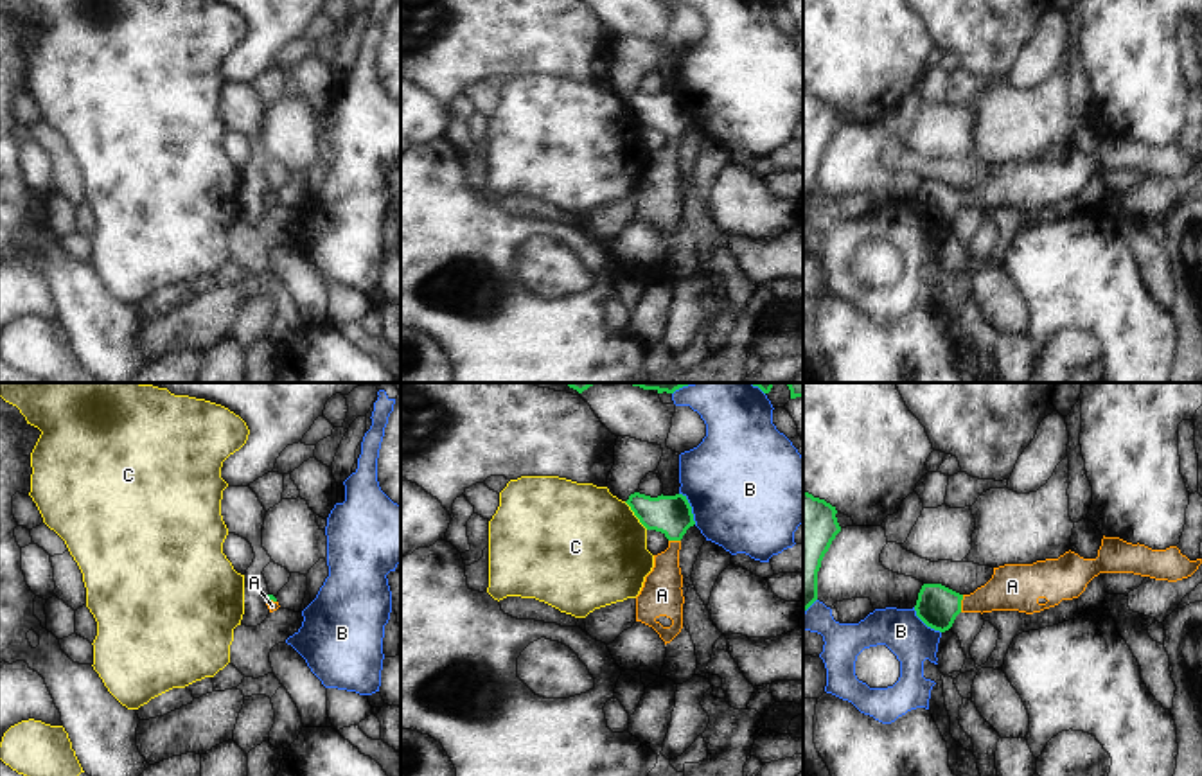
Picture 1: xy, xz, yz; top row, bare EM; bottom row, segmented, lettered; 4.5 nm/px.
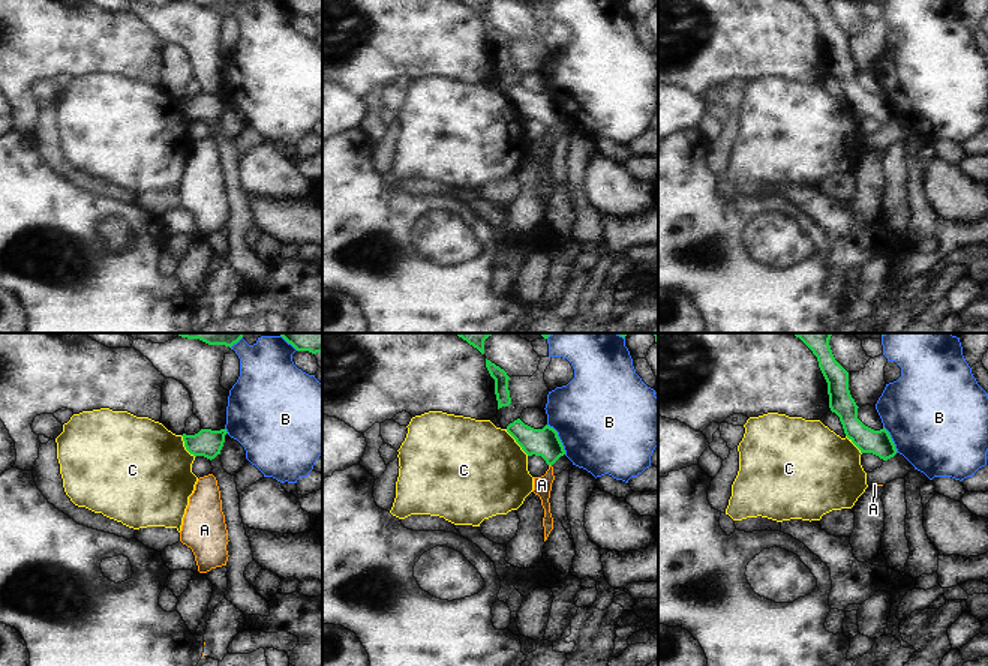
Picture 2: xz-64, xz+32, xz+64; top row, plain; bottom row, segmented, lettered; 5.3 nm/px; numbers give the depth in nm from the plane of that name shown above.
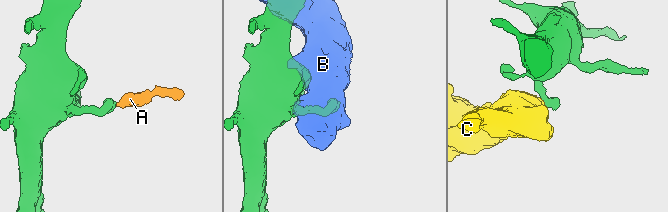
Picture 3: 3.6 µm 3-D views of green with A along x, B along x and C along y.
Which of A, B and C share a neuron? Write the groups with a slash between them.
A / B / C

